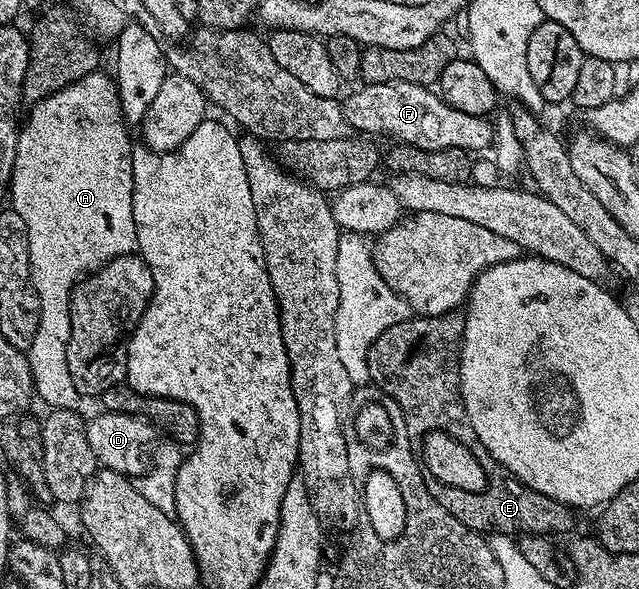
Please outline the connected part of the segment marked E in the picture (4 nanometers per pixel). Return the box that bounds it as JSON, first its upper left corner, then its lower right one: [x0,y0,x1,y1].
[437,407,575,536]

